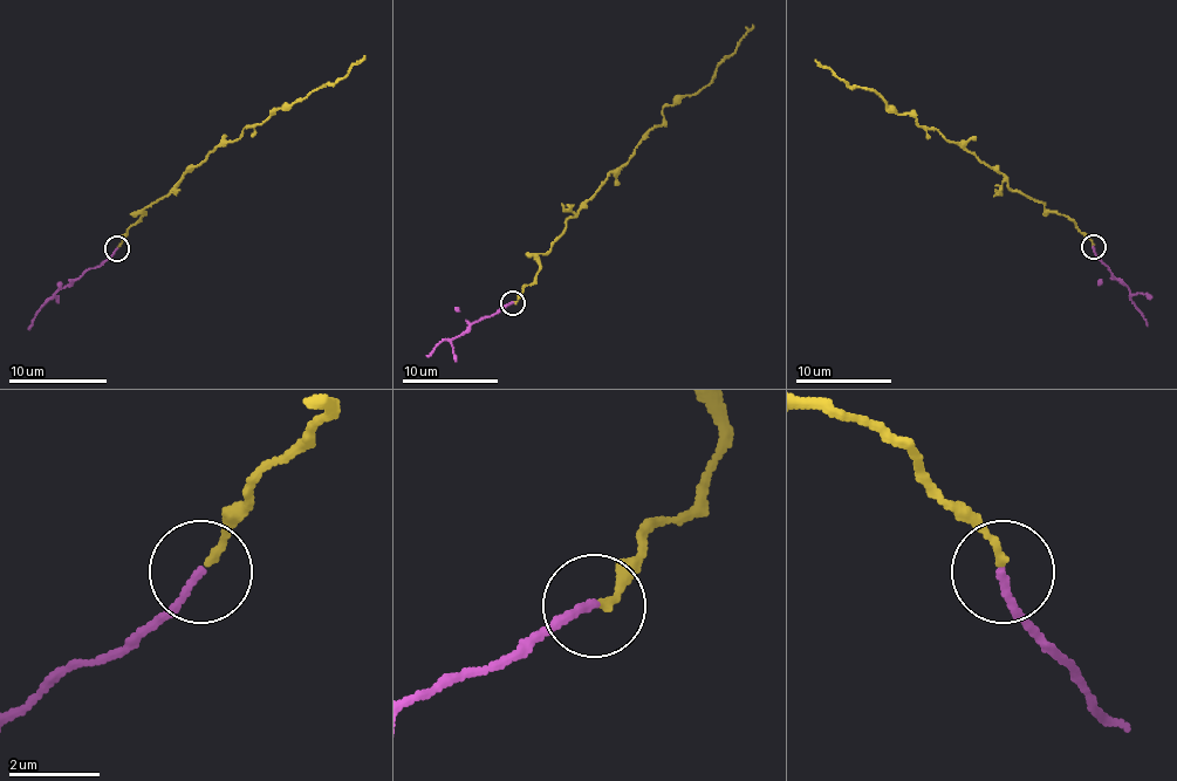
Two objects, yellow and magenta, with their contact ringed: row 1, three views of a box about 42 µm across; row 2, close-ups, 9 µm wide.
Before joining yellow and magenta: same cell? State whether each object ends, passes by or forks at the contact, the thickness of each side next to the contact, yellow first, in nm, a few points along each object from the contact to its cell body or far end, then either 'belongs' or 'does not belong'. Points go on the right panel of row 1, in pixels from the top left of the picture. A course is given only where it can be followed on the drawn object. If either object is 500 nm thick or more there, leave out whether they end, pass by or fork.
yellow ends; magenta ends; calibres 140 and 140 nm; course yellow (1093, 245), (1071, 219), (1047, 211), (937, 130), (924, 130), (871, 89), (850, 87), (814, 60); course magenta (1093, 247), (1107, 269), (1129, 288), (1129, 300), (1148, 327); does not belong

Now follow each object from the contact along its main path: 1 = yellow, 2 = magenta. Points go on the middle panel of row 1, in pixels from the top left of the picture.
1: (514, 302), (533, 280), (538, 257), (551, 249), (565, 223), (663, 122), (665, 105), (711, 81), (752, 24)
2: (512, 302), (495, 314), (480, 316), (457, 338), (444, 338), (428, 357)

